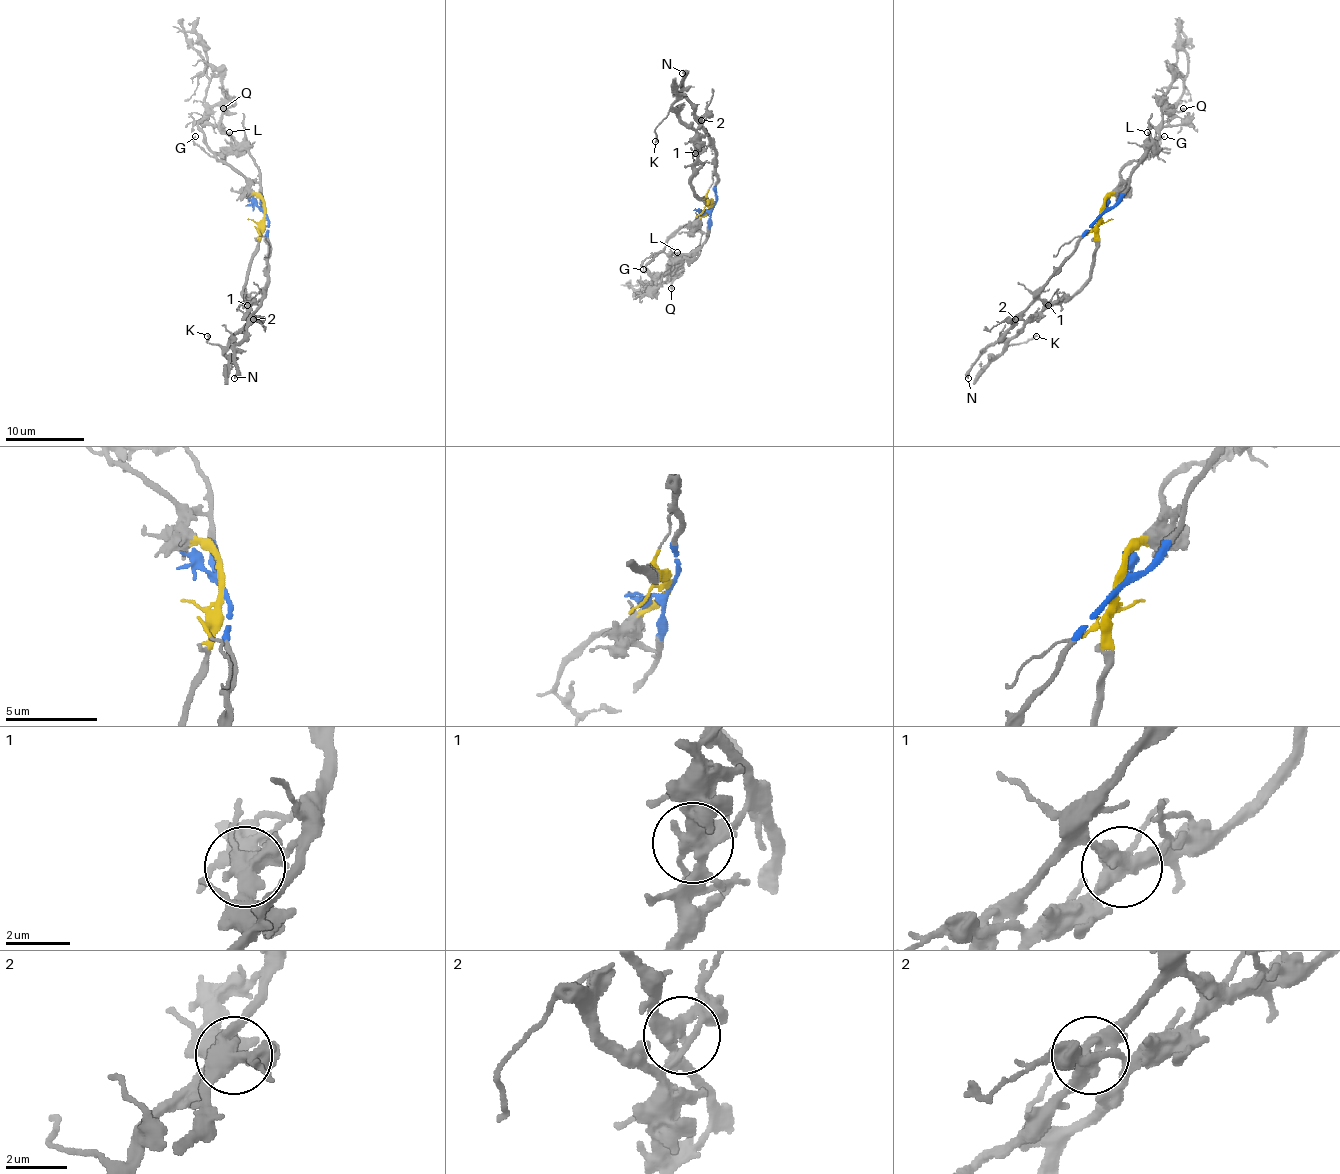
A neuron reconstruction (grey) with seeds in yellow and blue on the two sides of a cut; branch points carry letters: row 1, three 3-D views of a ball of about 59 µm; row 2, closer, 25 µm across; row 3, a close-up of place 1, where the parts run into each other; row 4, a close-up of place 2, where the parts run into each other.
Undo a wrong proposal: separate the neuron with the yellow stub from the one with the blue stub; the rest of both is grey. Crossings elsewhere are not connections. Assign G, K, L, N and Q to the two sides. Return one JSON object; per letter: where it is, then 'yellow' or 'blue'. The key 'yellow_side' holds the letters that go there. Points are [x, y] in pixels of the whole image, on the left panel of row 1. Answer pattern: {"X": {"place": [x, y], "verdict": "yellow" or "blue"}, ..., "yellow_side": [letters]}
{"G": {"place": [195, 136], "verdict": "yellow"}, "K": {"place": [207, 336], "verdict": "yellow"}, "L": {"place": [229, 132], "verdict": "yellow"}, "N": {"place": [234, 378], "verdict": "blue"}, "Q": {"place": [223, 108], "verdict": "yellow"}, "yellow_side": ["G", "K", "L", "Q"]}

